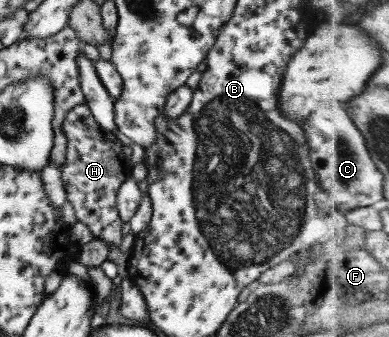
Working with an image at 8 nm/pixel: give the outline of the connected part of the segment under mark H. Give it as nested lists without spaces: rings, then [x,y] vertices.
[[[77,104],[65,113],[60,128],[66,138],[66,150],[63,164],[57,167],[61,171],[65,198],[71,204],[77,222],[83,222],[93,238],[118,247],[122,239],[122,222],[115,208],[116,192],[121,183],[130,178],[128,159],[122,153],[122,144],[113,132],[106,131],[93,120],[86,104]]]

